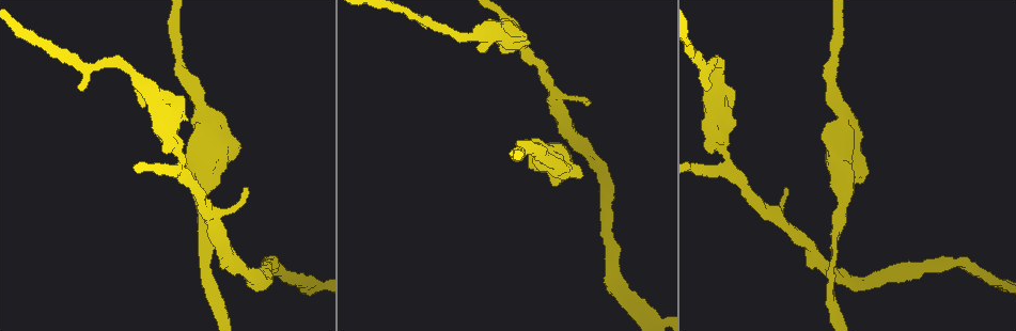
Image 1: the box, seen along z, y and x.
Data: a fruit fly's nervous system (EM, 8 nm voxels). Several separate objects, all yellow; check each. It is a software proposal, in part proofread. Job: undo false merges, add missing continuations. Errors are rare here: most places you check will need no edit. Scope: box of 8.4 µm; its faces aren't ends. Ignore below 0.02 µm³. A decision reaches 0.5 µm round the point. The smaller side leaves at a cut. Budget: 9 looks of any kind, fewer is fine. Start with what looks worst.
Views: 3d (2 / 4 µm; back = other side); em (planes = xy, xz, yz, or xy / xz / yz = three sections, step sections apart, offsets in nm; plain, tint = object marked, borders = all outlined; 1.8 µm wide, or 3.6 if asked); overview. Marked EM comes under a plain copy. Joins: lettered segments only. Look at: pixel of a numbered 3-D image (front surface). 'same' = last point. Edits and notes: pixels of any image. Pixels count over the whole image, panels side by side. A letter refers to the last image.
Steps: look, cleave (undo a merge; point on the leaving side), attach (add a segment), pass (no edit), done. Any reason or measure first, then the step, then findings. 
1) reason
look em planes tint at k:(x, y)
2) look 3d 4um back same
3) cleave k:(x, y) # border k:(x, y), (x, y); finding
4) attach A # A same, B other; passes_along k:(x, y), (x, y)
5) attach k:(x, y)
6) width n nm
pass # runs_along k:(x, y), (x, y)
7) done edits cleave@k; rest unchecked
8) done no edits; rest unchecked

an open end
look 3d 4um back at 1:(869, 171)

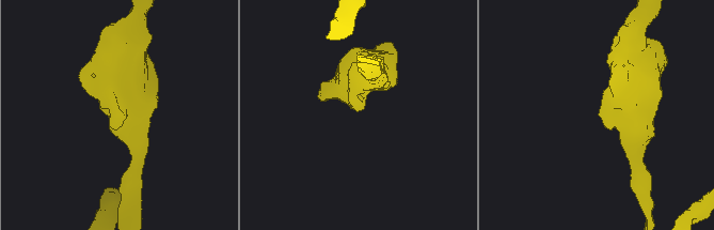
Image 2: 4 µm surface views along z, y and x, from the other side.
look em planes borders at 2:(358, 111)

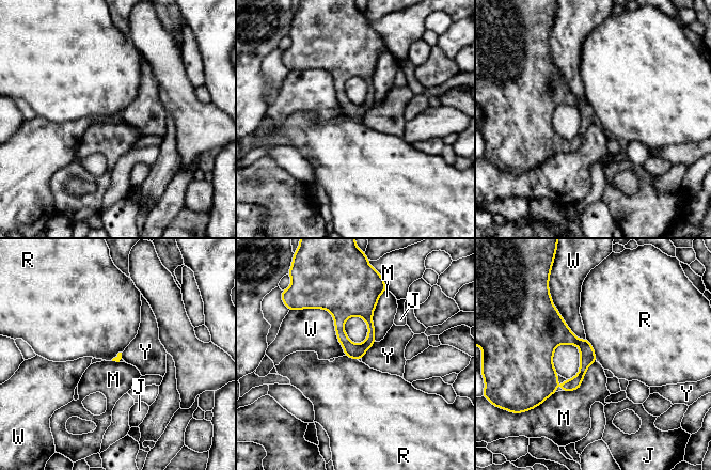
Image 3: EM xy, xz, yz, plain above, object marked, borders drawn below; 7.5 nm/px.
longest_contact W 480 nm
pass # J other, M other, R other, W other, Y other; border 3:(586, 338), (597, 360); none of them fits

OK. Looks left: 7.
free end
look em planes borders at 1:(78, 88)

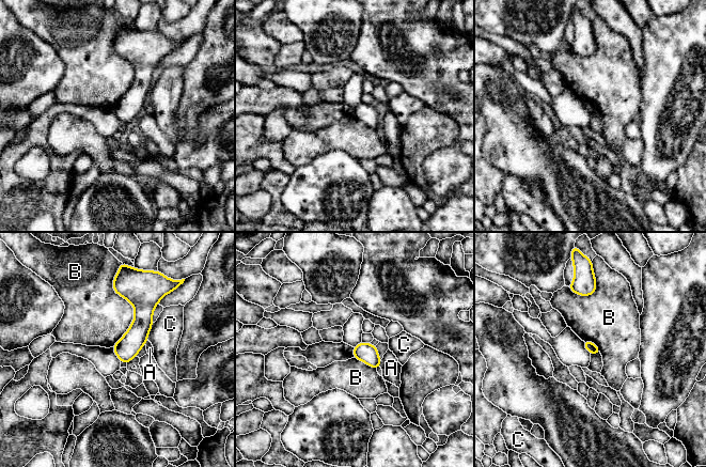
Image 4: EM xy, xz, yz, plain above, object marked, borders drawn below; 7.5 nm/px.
longest_contact B 550 nm
pass # A other, B other, C other; runs_along 4:(121, 288), (140, 306), (126, 359); no lettered segment goes on from it

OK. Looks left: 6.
thin end
look em planes borders at 1:(244, 189)

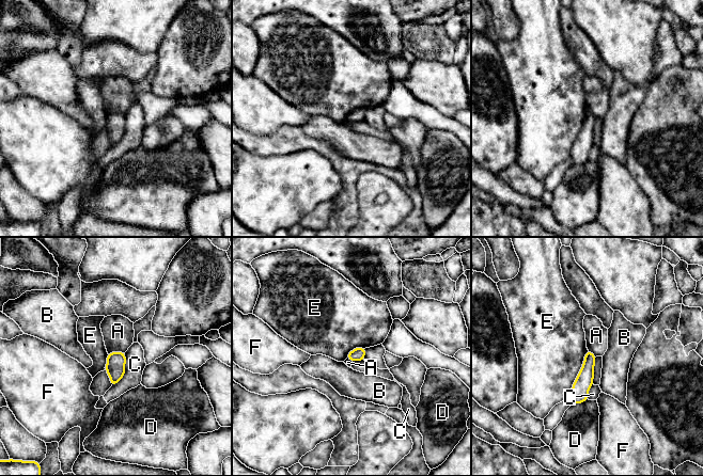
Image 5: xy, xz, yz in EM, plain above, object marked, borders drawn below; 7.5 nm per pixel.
width 100 nm
pass # A other, B other, C other, D other, E other, F other; runs_along 5:(589, 354), (588, 370), (575, 400); none of them fits

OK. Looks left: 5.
an open end
look em yz step 4 tint at 1:(484, 50)

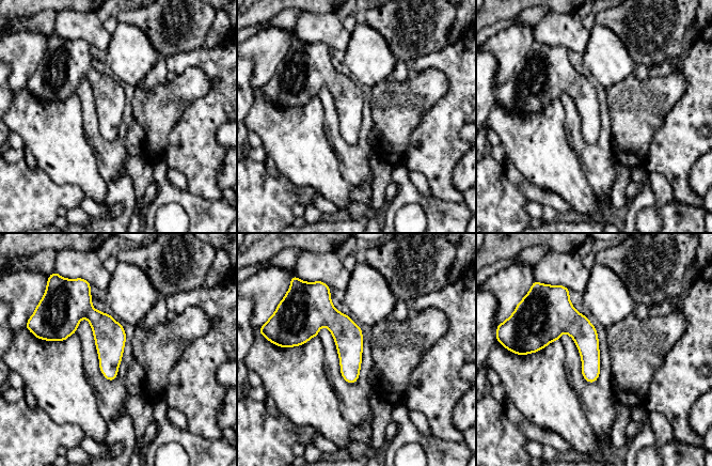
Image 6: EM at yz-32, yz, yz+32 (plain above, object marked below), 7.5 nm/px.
another direction
look em planes borders same

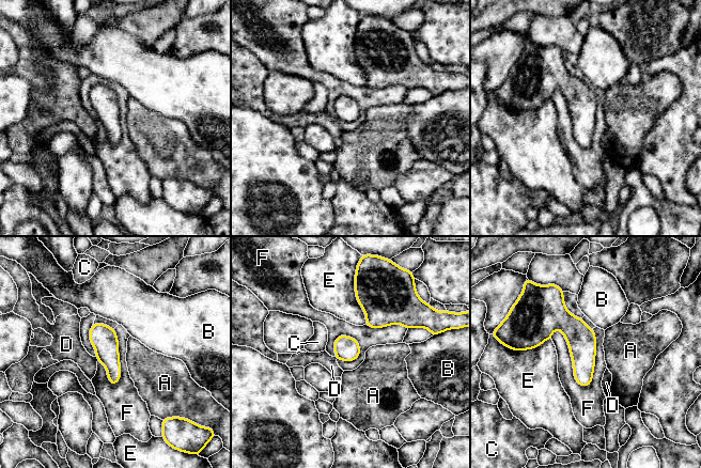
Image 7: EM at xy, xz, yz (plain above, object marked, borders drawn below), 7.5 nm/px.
pass # A other, B other, C other, D other, E other, F other; border 7:(556, 328), (574, 378), (588, 386); none of them fits

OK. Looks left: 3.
done no edits; rest unchecked

